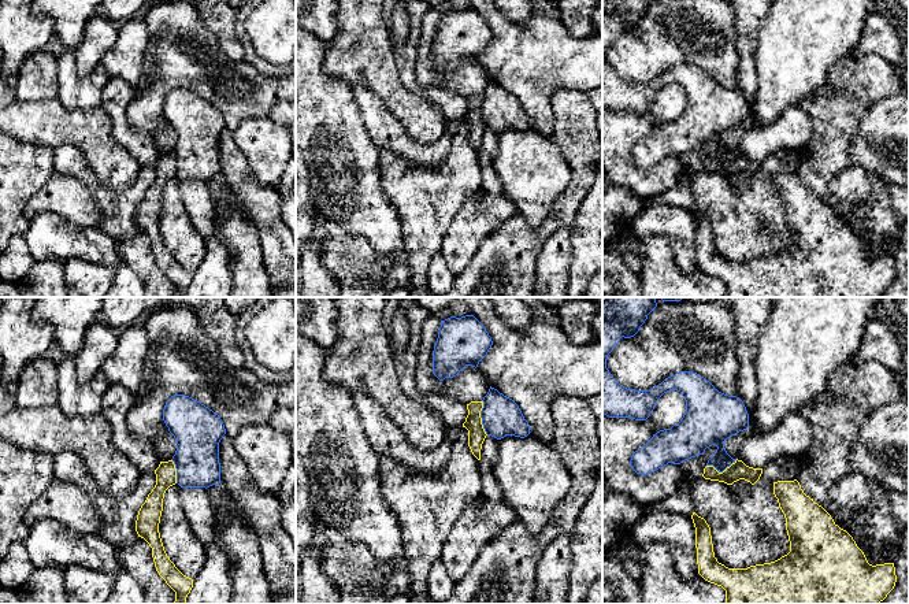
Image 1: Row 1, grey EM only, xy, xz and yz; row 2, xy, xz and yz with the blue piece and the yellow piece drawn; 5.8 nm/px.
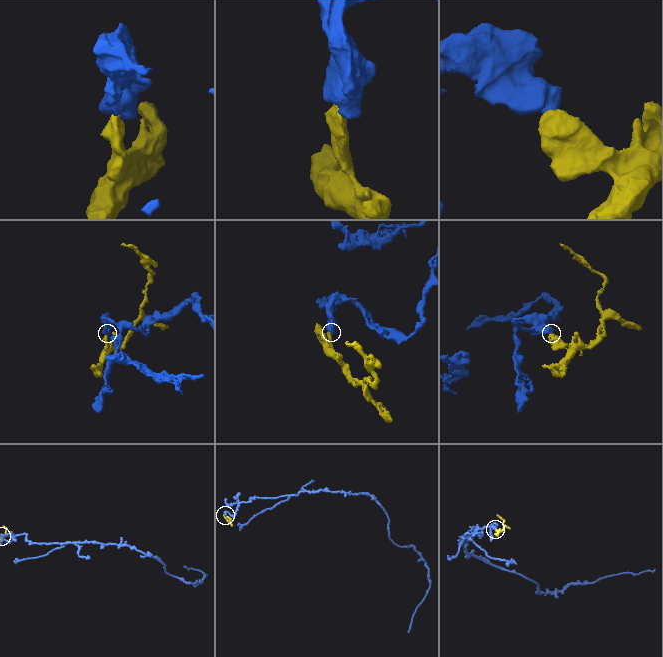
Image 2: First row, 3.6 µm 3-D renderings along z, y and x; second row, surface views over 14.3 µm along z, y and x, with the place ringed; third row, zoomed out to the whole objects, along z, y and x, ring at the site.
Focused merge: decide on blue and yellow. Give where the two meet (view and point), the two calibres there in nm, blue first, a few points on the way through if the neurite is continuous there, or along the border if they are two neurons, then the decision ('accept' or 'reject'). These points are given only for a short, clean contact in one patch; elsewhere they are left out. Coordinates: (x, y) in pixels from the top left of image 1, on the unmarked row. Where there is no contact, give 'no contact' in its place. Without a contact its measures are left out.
meets blue in xz at (481, 110); 240 nm thick on the blue side, 110 nm on the other; border along xz (482, 93), (481, 117), (488, 128); reject

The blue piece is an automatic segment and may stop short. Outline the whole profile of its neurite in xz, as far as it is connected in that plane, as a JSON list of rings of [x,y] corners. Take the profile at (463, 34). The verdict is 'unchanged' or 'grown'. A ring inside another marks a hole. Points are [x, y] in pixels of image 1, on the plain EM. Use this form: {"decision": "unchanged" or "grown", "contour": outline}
{"decision": "unchanged", "contour": [[[474,8],[441,14],[433,44],[433,67],[444,74],[456,70],[465,59],[476,62],[491,38],[491,30]]]}

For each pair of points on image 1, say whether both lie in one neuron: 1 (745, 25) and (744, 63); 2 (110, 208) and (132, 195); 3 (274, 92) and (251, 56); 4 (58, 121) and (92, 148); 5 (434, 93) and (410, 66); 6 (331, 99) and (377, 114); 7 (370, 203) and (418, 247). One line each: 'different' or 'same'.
1: same
2: same
3: different
4: same
5: same
6: different
7: different

